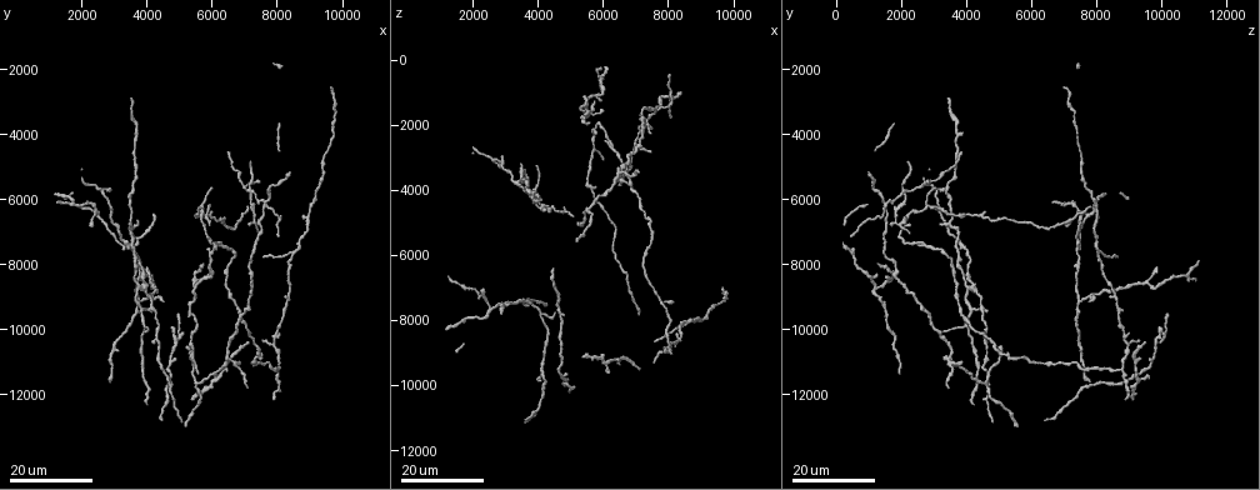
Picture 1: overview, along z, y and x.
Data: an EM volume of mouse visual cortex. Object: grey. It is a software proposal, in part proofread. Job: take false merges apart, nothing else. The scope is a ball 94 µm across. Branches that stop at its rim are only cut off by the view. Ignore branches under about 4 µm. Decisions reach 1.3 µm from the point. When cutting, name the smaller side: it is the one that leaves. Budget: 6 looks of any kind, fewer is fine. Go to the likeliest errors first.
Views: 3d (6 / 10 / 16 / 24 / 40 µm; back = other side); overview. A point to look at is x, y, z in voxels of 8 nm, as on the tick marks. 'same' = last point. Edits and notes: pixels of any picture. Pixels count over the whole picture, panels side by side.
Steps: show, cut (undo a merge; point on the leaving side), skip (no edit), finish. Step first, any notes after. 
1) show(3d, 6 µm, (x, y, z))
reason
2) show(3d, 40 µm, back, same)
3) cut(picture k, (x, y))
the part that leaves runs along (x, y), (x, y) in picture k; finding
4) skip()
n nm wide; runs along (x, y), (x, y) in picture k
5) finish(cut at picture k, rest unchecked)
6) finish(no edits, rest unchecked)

show(3d, 16 µm, (7600, 6100, 1500))
four or more arms meet

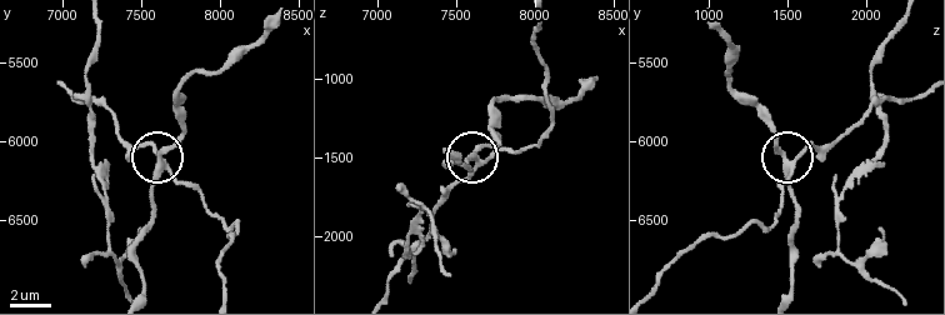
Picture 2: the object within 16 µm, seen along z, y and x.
show(3d, 6 µm, (7640, 6120, 1500))
closer look

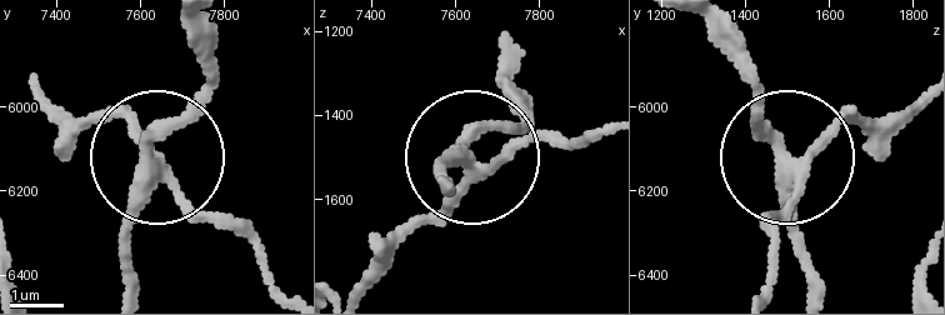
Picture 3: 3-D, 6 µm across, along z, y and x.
cut(picture 3, (210, 214))
side arm 28 µm; the part that leaves runs along (475, 166), (380, 283) in picture 3; a second neuron is stuck on

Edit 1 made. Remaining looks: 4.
show(overview)

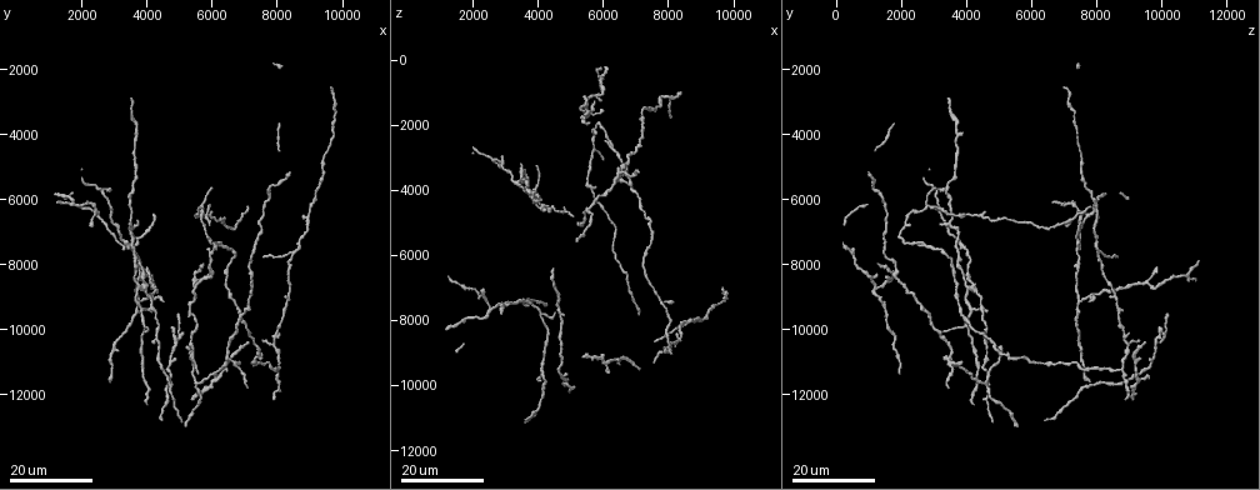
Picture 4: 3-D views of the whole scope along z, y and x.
show(3d, 16 µm, (3800, 7200, 7400))

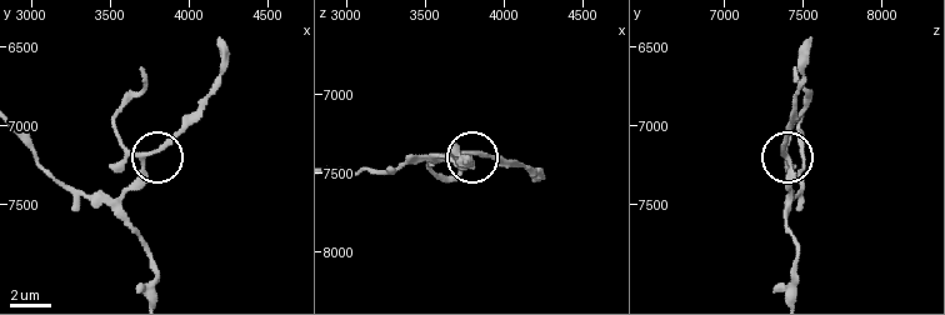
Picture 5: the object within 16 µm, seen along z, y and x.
show(3d, 10 µm, (3720, 7180, 7380))

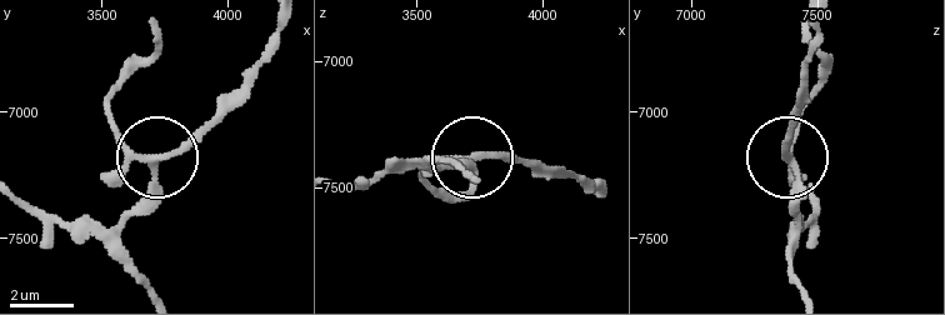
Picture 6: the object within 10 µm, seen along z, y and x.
cut(picture 6, (104, 101))
190 nm wide; two neurons meet here

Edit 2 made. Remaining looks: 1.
finish(cut at picture 3, cut at picture 6, rest unchecked)

